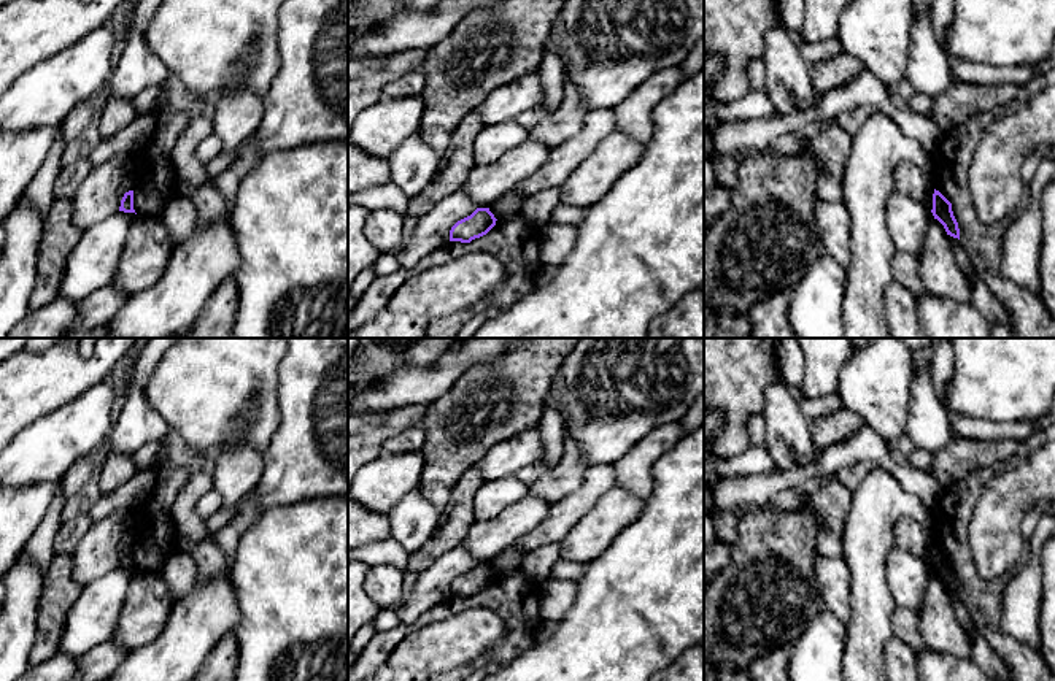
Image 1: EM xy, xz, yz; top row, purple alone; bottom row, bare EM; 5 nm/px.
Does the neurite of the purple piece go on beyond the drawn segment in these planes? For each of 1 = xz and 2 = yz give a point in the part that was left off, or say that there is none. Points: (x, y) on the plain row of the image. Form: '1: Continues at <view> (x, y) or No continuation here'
1: No continuation here
2: No continuation here

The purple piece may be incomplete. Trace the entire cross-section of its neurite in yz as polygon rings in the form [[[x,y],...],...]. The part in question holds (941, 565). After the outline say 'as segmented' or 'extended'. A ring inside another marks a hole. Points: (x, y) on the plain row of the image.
[[[936,544],[933,549],[931,568],[934,575],[937,575],[944,581],[947,591],[960,595],[960,584],[952,567],[952,559]]] | as segmented

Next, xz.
[[[477,564],[470,571],[458,576],[450,586],[450,597],[470,598],[486,591],[494,581],[496,573],[489,564]]] | as segmented

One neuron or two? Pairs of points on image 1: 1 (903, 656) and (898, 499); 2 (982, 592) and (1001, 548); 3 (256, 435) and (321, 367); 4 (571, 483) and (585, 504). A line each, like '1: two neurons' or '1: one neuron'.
1: two neurons
2: two neurons
3: two neurons
4: two neurons

